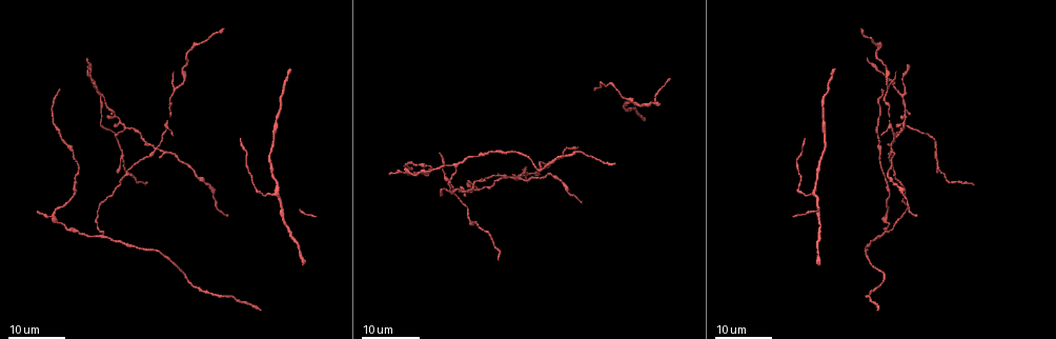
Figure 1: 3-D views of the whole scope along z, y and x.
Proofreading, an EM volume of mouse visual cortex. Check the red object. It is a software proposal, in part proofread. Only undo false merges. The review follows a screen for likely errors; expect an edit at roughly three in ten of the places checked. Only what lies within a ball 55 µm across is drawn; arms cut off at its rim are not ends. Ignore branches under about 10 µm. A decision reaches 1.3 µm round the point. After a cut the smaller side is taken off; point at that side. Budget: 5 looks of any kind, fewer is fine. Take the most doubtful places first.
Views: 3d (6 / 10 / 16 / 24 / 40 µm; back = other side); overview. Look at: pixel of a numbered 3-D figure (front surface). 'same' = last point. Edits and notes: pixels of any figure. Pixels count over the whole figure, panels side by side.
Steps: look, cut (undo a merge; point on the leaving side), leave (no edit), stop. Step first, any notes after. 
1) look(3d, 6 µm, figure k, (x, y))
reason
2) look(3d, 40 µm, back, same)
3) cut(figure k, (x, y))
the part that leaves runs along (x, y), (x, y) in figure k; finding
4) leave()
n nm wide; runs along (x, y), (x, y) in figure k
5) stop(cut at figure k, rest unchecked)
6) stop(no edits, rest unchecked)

look(3d, 24 µm, figure 1, (155, 148))
four arms meet

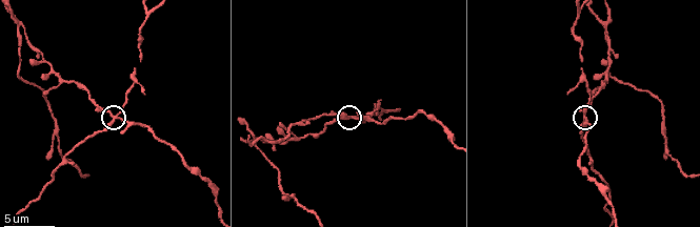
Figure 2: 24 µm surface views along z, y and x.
look(3d, 6 µm, figure 2, (113, 118))
zoom in

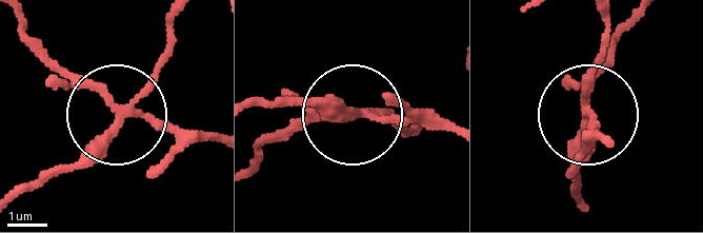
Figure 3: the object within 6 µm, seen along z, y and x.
cut(figure 3, (181, 135))
the part that leaves runs along (120, 108), (74, 77), (20, 17) in figure 3; a second neuron is stuck on

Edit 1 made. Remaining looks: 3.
look(overview)
see it whole again

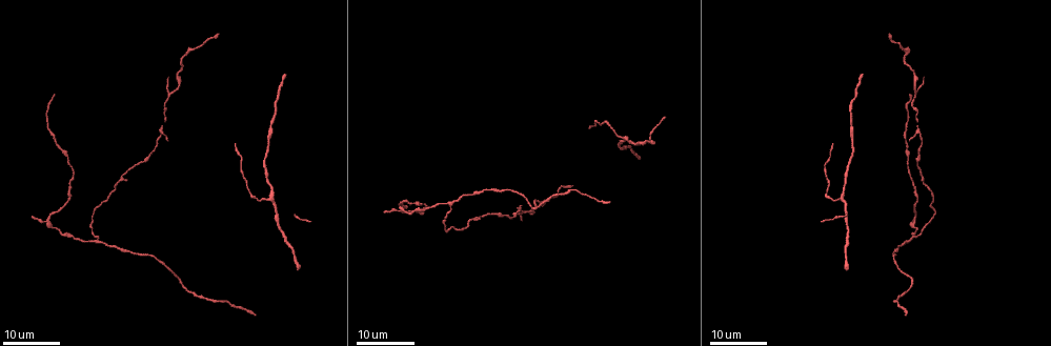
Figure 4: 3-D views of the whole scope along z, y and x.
look(3d, 16 µm, figure 4, (841, 199))
branch point

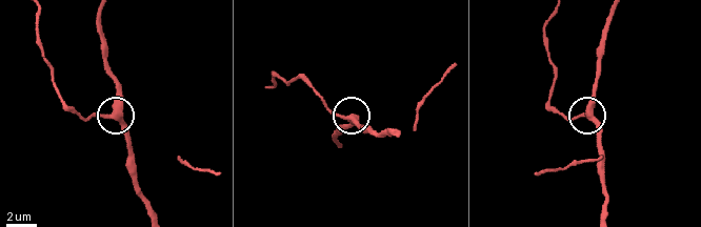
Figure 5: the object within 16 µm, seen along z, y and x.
look(3d, 6 µm, figure 5, (118, 117))

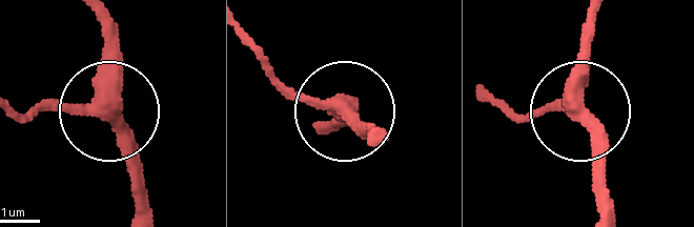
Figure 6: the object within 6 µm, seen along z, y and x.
leave()
3 arms; runs along (323, 127), (340, 110), (387, 138) in figure 6; one neuron here

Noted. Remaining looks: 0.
stop(cut at figure 3, rest unchecked)

